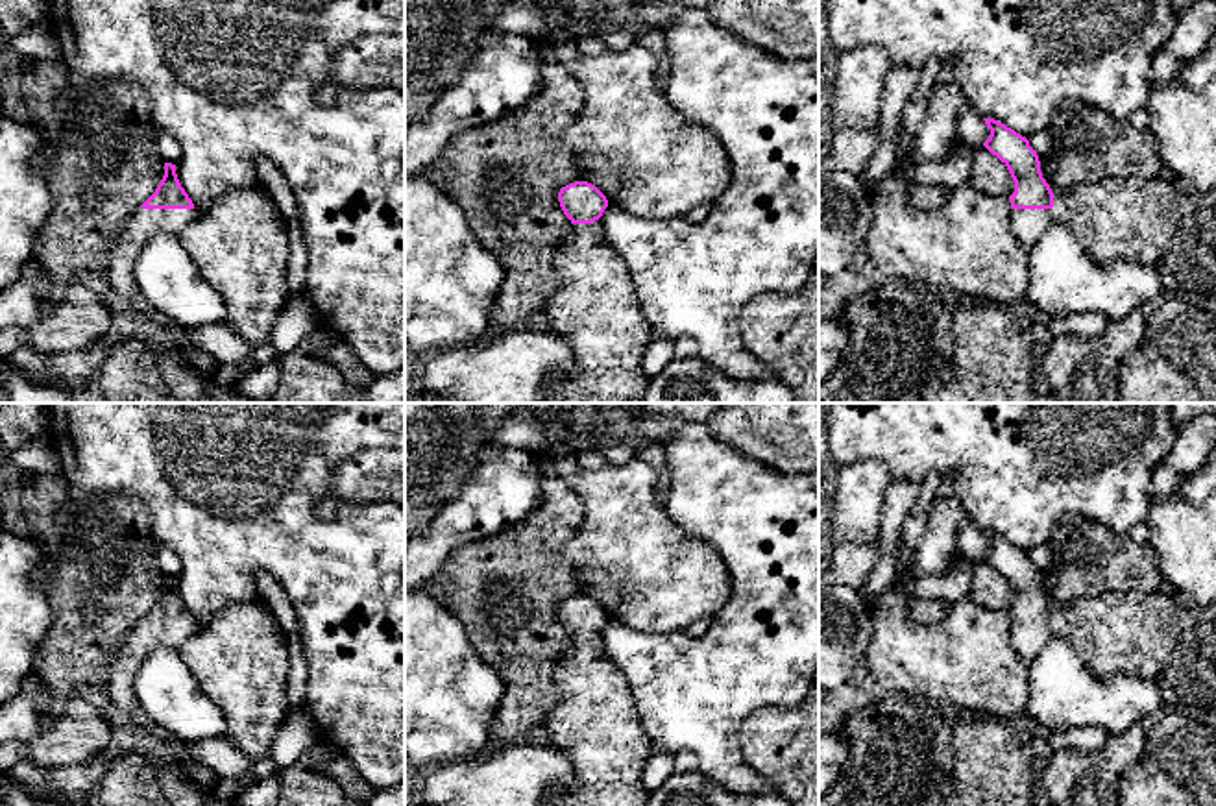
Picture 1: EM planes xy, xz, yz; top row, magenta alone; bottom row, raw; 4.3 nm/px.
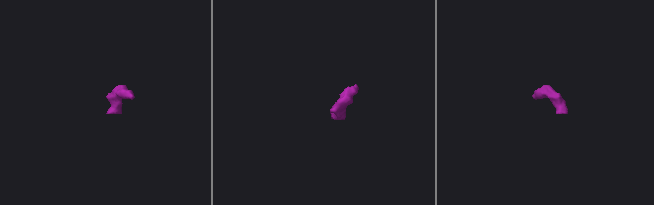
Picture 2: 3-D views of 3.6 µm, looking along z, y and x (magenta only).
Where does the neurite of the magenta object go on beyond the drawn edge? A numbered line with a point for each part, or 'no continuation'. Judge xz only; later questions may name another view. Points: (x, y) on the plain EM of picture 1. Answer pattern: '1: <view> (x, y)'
1: xz (595, 723)

